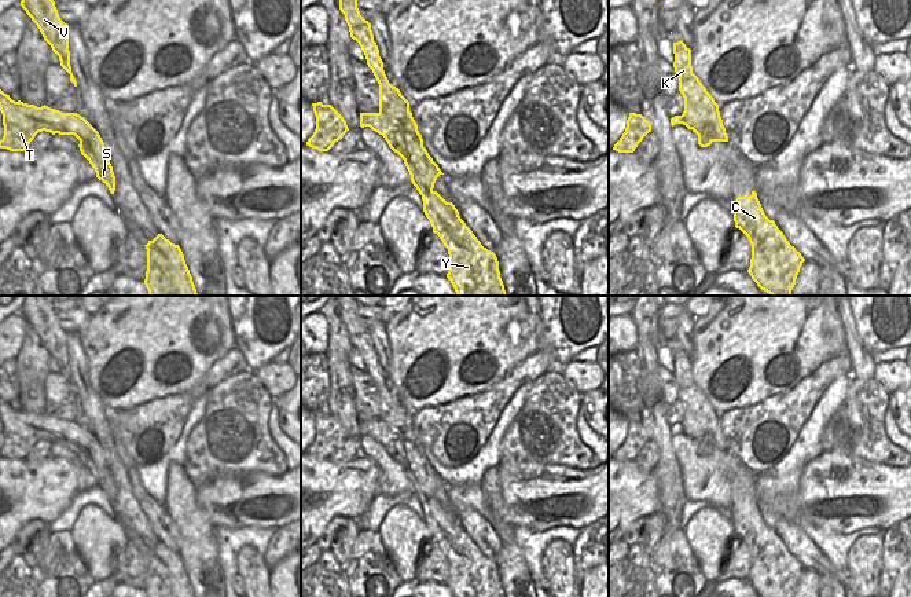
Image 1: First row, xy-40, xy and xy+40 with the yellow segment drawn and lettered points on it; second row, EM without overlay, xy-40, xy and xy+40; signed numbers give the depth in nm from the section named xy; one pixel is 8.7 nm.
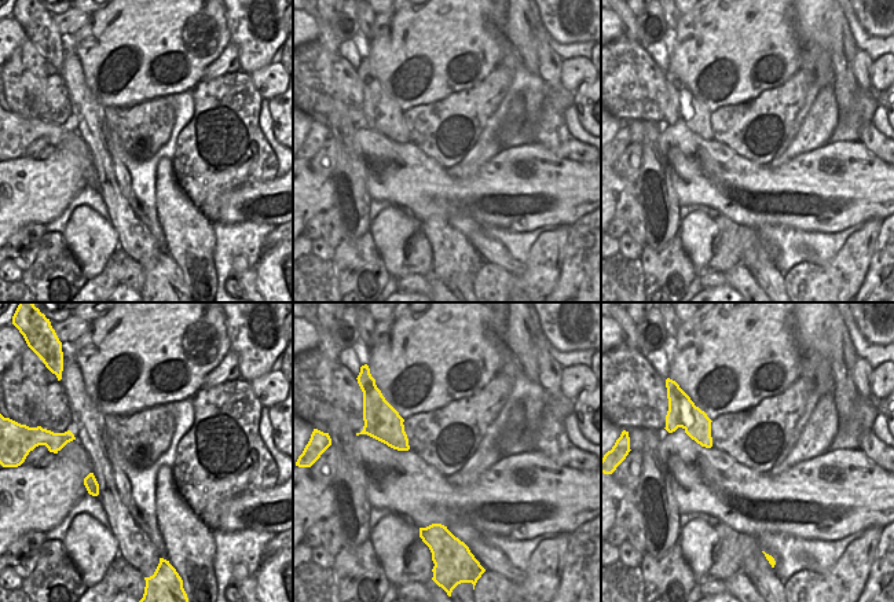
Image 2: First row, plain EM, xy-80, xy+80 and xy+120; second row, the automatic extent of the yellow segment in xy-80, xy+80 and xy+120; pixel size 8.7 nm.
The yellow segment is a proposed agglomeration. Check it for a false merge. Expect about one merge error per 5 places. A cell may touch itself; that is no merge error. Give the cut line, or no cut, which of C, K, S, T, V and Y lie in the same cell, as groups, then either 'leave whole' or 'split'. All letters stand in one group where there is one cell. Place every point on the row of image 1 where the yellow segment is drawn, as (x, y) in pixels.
cut in xy along (379, 110), (393, 117), (422, 142); C S T Y / K V; split

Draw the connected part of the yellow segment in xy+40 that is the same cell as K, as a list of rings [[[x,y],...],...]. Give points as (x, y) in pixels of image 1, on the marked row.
[[[680,40],[673,43],[673,67],[679,77],[679,91],[684,98],[684,125],[688,129],[702,129],[719,142],[728,142],[719,105],[693,73],[691,50]]]

